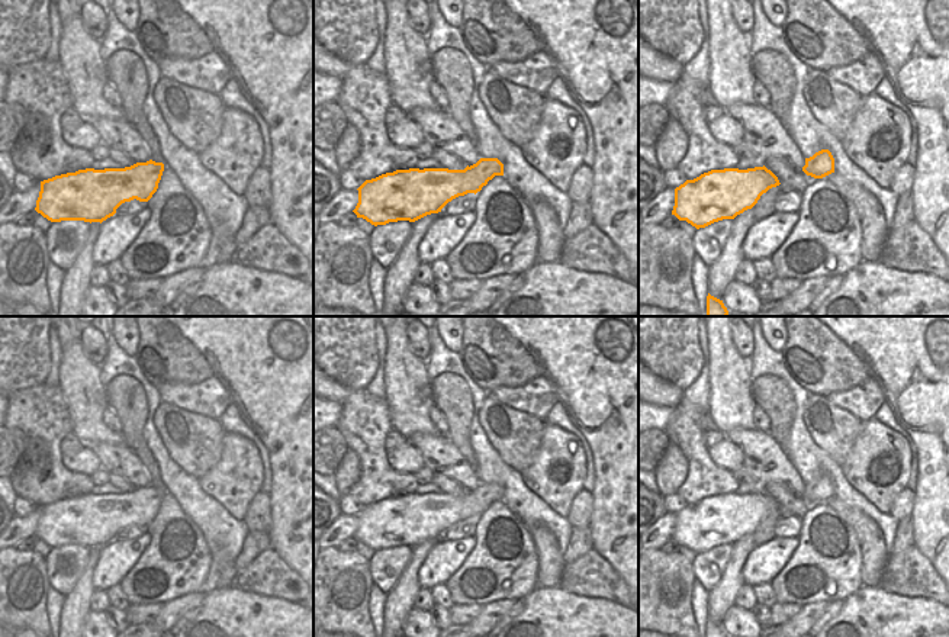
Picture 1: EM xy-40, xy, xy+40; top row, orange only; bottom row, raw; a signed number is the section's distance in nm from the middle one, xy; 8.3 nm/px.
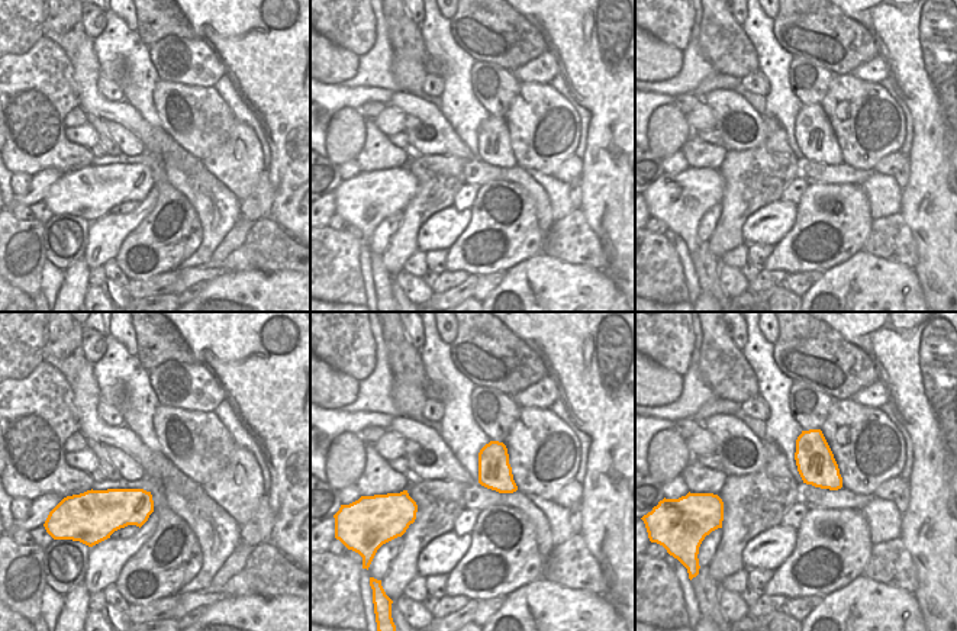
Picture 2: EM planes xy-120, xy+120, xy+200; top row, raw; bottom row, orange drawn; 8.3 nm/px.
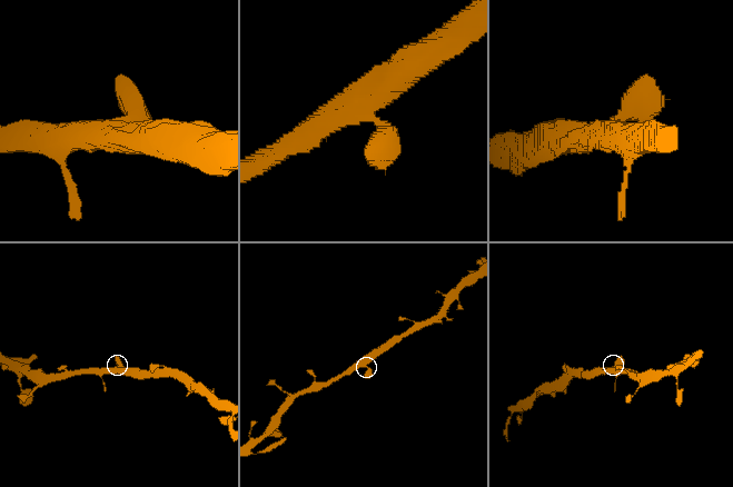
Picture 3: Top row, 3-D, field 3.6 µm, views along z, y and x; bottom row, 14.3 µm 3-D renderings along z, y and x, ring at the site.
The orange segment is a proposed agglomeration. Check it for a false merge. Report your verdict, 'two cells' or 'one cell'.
one cell

